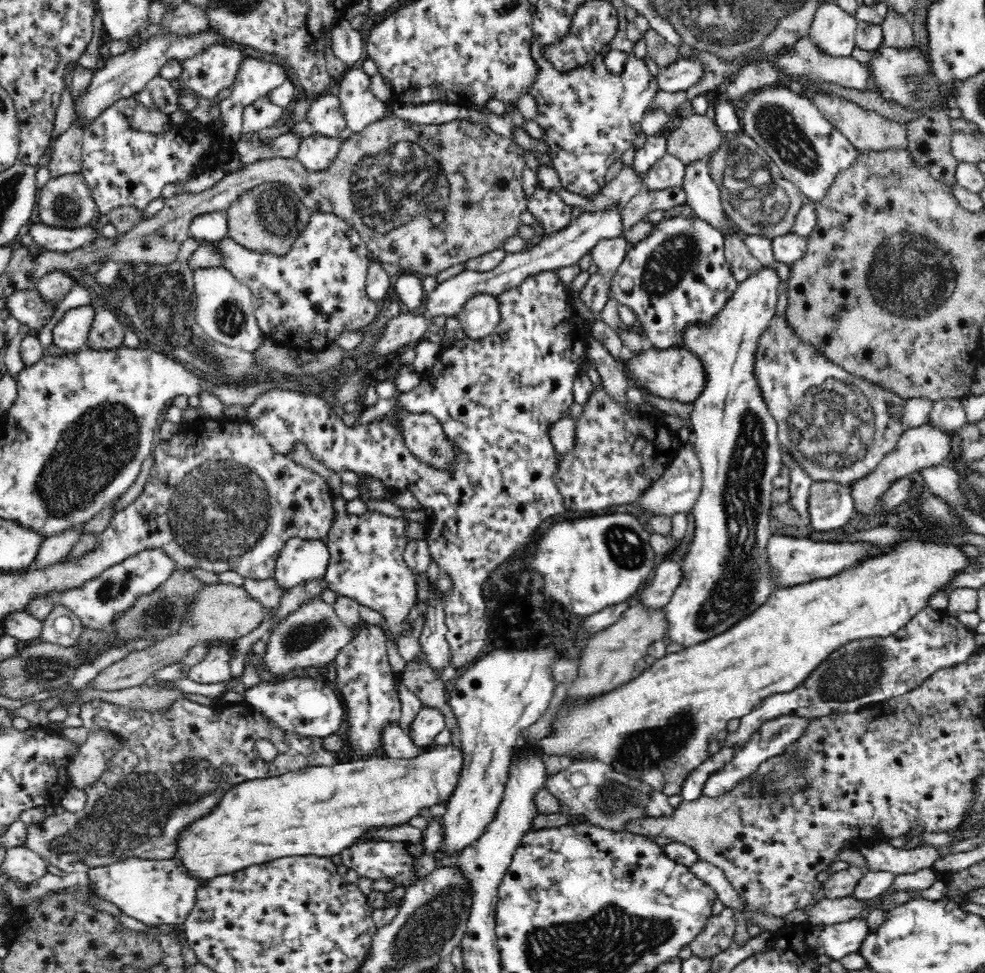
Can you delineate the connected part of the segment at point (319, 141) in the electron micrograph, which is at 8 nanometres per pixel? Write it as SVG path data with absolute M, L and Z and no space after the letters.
M339 137L306 138L305 141L301 141L295 158L298 159L298 162L301 162L303 167L308 170L312 170L314 172L323 171L332 164L341 144L342 142Z

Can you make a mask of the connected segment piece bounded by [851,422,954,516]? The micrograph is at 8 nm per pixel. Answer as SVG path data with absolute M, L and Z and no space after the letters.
M924 423L917 427L906 427L900 435L894 451L881 463L870 477L865 477L857 485L852 486L852 498L859 515L874 514L878 510L879 498L886 490L896 482L908 477L915 470L929 468L933 465L945 464L948 456L954 452L954 435L951 431L946 431L936 427L934 423Z

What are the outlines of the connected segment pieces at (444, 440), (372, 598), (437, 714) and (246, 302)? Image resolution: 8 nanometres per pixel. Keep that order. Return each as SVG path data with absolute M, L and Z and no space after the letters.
M398 409L395 413L389 414L391 426L399 431L406 449L413 455L418 464L425 463L438 471L448 471L454 473L459 462L461 451L457 447L456 441L446 435L445 426L434 413L421 412L411 413L406 409Z
M342 495L334 496L334 524L332 524L328 534L329 565L327 566L326 580L328 589L338 593L340 596L348 596L358 601L370 609L378 611L387 620L390 634L397 639L402 636L403 622L410 614L413 602L417 597L417 579L408 568L403 557L403 550L408 542L408 524L413 514L405 513L400 518L392 518L379 514L372 510L370 513L353 515L346 514L347 501Z
M424 706L408 726L408 736L414 746L433 746L434 738L447 728L445 716L437 709Z
M223 266L192 267L191 271L196 318L201 323L204 333L229 347L236 347L248 352L258 350L267 338L254 315L253 294L250 287Z

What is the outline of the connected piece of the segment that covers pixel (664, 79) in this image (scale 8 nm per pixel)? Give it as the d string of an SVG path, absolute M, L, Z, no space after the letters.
M698 51L695 56L678 57L672 64L661 68L656 76L660 91L678 92L690 90L704 78L704 64L698 58Z

